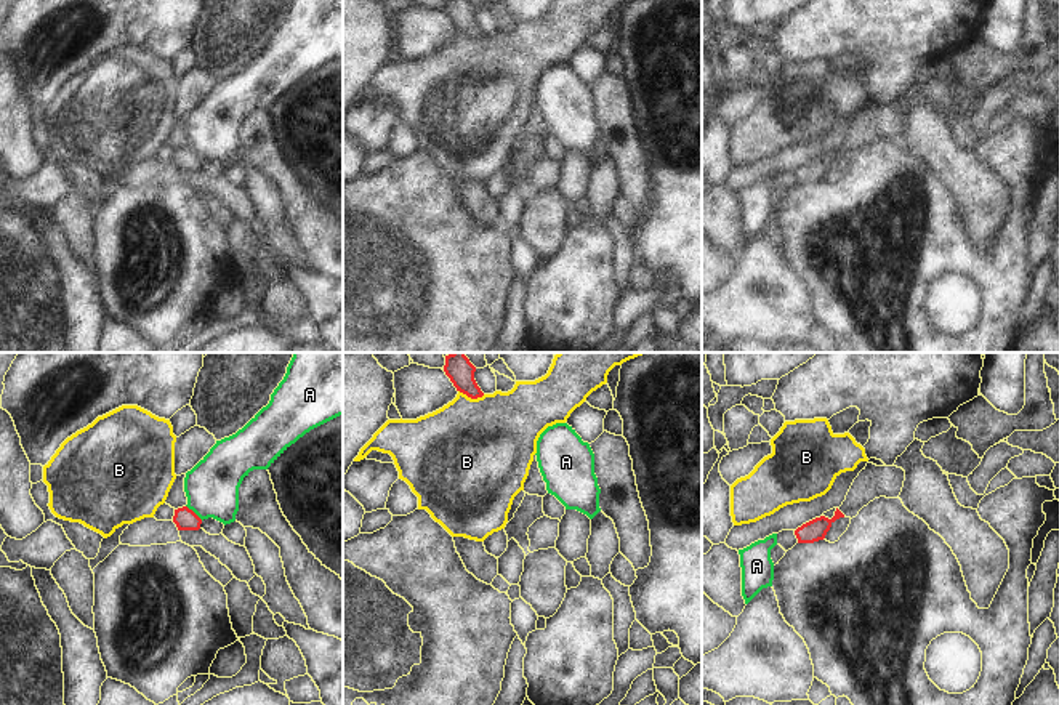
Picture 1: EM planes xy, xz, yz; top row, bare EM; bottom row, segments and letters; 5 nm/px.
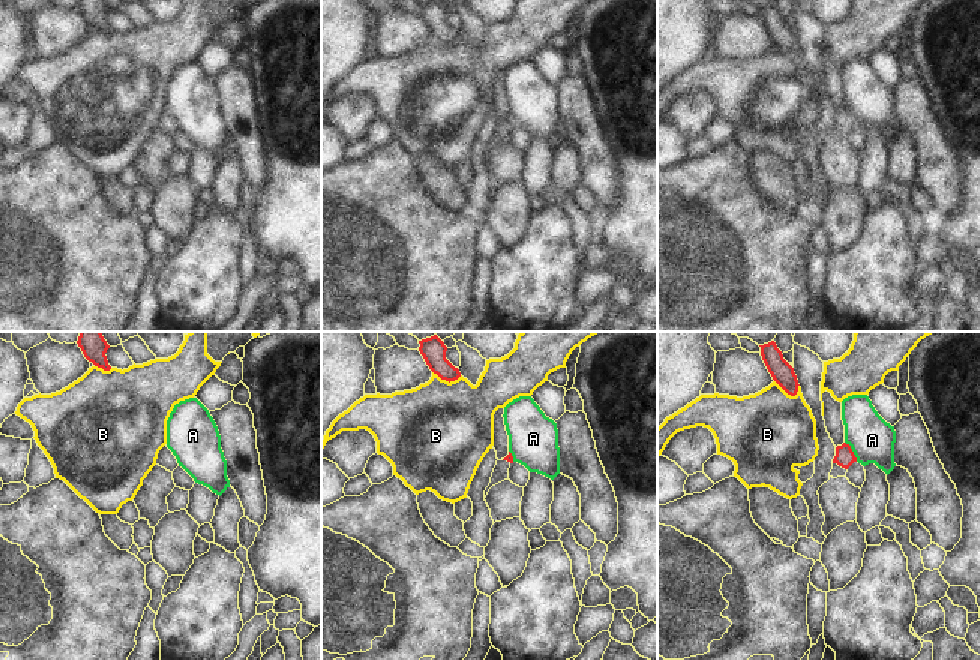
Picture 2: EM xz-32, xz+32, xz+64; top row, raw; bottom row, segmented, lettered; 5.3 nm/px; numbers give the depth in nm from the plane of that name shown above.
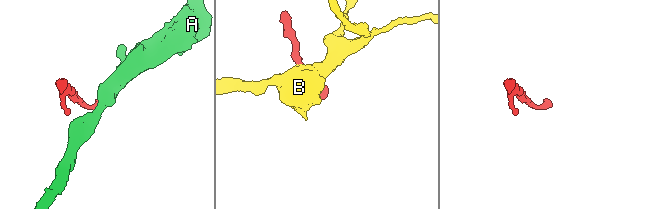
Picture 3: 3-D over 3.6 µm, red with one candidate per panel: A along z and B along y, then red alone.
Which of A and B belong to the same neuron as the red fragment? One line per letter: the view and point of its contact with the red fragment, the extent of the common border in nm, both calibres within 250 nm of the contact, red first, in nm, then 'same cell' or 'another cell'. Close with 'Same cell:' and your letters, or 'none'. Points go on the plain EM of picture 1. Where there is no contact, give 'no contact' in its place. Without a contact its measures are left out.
A: xy (193, 153) | 120 nm | 110/280 nm | another cell
B: xz (471, 39) | 140 nm | 130/500 nm | another cell
Same cell: none

